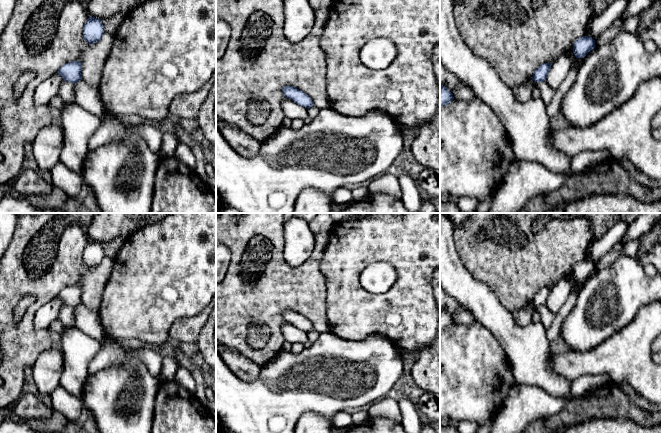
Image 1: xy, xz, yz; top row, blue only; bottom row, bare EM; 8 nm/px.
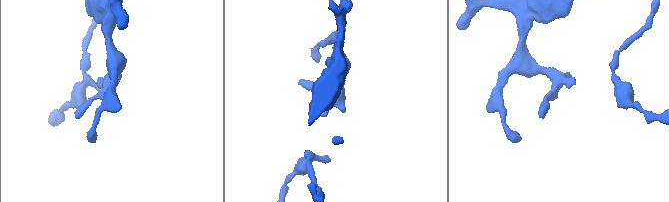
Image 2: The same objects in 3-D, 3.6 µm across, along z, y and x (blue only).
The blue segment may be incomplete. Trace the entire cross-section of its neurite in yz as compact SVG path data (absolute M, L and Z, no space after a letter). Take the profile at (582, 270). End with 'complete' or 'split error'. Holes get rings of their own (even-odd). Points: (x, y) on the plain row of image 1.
M589 260L580 261L573 267L573 277L576 282L585 281L594 272L595 264Z; complete

